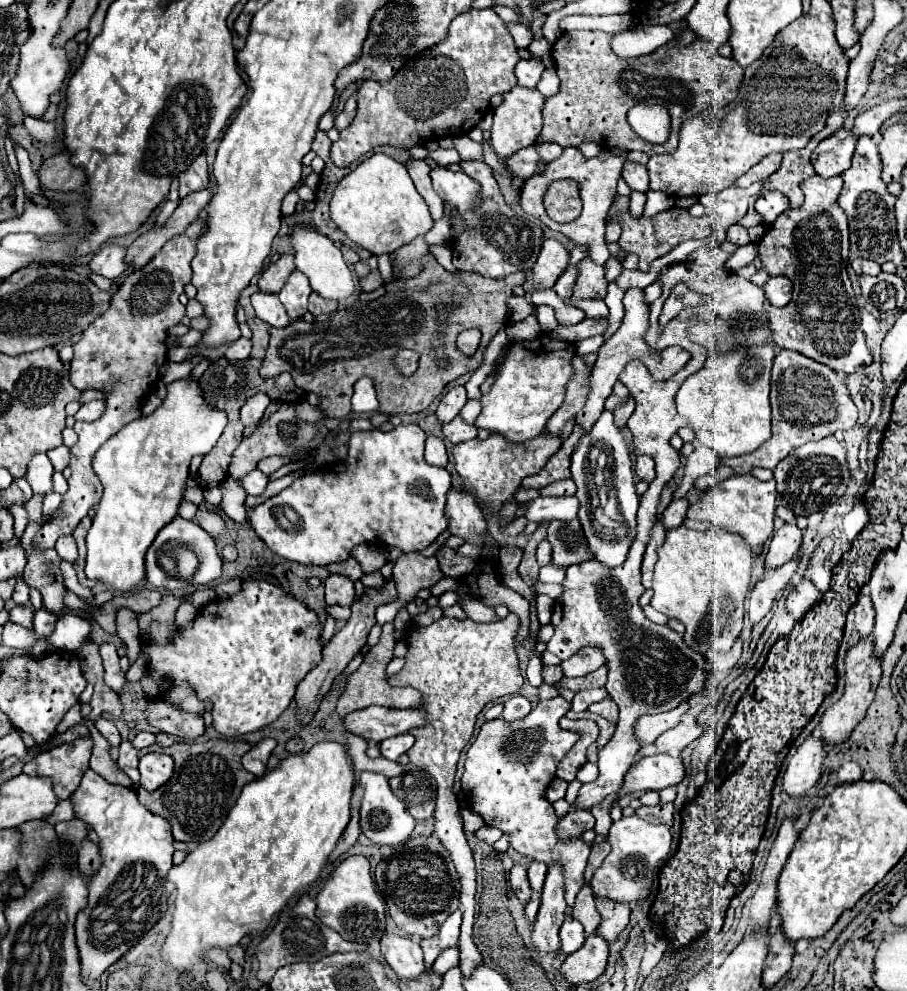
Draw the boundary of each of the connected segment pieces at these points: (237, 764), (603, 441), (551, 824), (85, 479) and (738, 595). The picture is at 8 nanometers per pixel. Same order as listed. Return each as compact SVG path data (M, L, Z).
M211 739L203 743L175 743L165 749L175 759L173 777L149 793L145 789L137 789L139 801L151 811L167 819L173 827L175 841L209 841L225 821L229 809L241 795L241 789L255 779L241 765L241 757L251 749L247 741L225 741Z
M603 411L593 429L579 439L579 447L571 455L571 477L577 485L577 499L581 503L579 507L579 521L587 539L587 551L591 553L591 561L597 561L609 569L621 565L627 557L627 551L637 535L637 507L639 507L639 495L635 493L633 473L631 473L631 459L629 449L625 445L625 439L621 431L613 423L613 413Z
M563 697L549 701L539 701L533 711L517 721L507 723L505 719L485 721L479 737L467 751L465 773L461 777L461 787L469 799L471 811L479 813L483 821L491 827L501 829L509 835L509 845L529 857L539 859L547 865L559 861L563 863L565 877L565 901L569 907L575 903L575 895L583 883L583 871L587 865L589 849L583 839L563 843L555 835L559 817L553 811L553 805L547 803L541 793L553 781L557 763L563 755L575 745L579 735L567 733L559 727L559 719L571 709Z
M185 233L177 235L173 239L169 239L161 251L139 271L131 273L119 287L119 291L113 295L109 309L95 319L95 323L91 323L91 327L83 333L83 339L79 343L73 345L75 357L71 361L71 383L77 389L99 389L103 393L107 393L107 409L103 413L101 419L93 421L93 423L75 423L75 433L79 435L79 441L71 447L71 479L69 479L69 491L63 495L63 503L59 505L59 513L61 517L55 517L51 521L47 521L35 535L35 547L39 549L49 549L55 547L55 541L61 535L71 535L75 531L75 527L79 525L79 521L89 513L91 507L95 507L103 495L103 485L99 483L99 477L93 471L93 455L95 451L109 439L113 437L121 427L125 427L127 423L131 423L133 419L141 417L141 403L145 401L145 395L151 391L153 383L159 379L159 369L165 365L167 361L167 347L165 347L165 339L167 339L167 329L181 323L181 319L185 317L185 307L179 303L179 295L183 293L183 287L191 281L191 259L195 255L195 241L191 241Z
M681 525L679 529L669 529L665 543L657 549L657 563L655 563L655 577L653 577L653 593L655 595L651 599L651 605L657 611L661 611L663 615L671 615L673 619L679 619L685 625L685 635L683 635L685 643L691 645L701 655L707 655L707 649L713 647L713 645L717 649L725 651L733 645L733 641L739 637L741 627L743 627L743 601L745 601L745 595L749 593L749 587L751 587L751 563L753 563L753 549L749 547L747 541L743 541L743 537L739 533L729 533L723 527L709 527L707 531L693 531L693 529L685 529L685 525Z

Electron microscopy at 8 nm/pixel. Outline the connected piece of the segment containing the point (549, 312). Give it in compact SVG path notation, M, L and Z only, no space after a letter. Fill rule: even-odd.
M539 305L539 307L537 307L537 319L539 319L539 325L541 325L541 329L547 333L547 331L551 331L551 329L549 329L549 325L553 327L555 311L553 311L549 305Z

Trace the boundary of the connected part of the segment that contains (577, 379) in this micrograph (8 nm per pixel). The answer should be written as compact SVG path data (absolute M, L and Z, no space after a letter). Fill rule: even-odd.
M575 355L571 359L571 367L573 367L573 377L567 383L565 401L553 413L553 417L547 421L547 431L551 435L559 435L563 425L569 419L575 419L575 415L579 413L579 409L583 407L585 397L587 397L587 383L589 383L589 377L591 377L591 367L587 367L579 355Z

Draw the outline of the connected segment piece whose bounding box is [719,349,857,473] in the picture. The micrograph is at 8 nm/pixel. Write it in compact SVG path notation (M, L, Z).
M781 349L773 361L771 375L771 439L749 455L721 459L721 465L731 467L735 473L749 473L753 467L773 469L795 447L807 441L819 441L835 431L851 429L857 421L857 407L841 381L841 377L827 365L807 359L797 351Z

